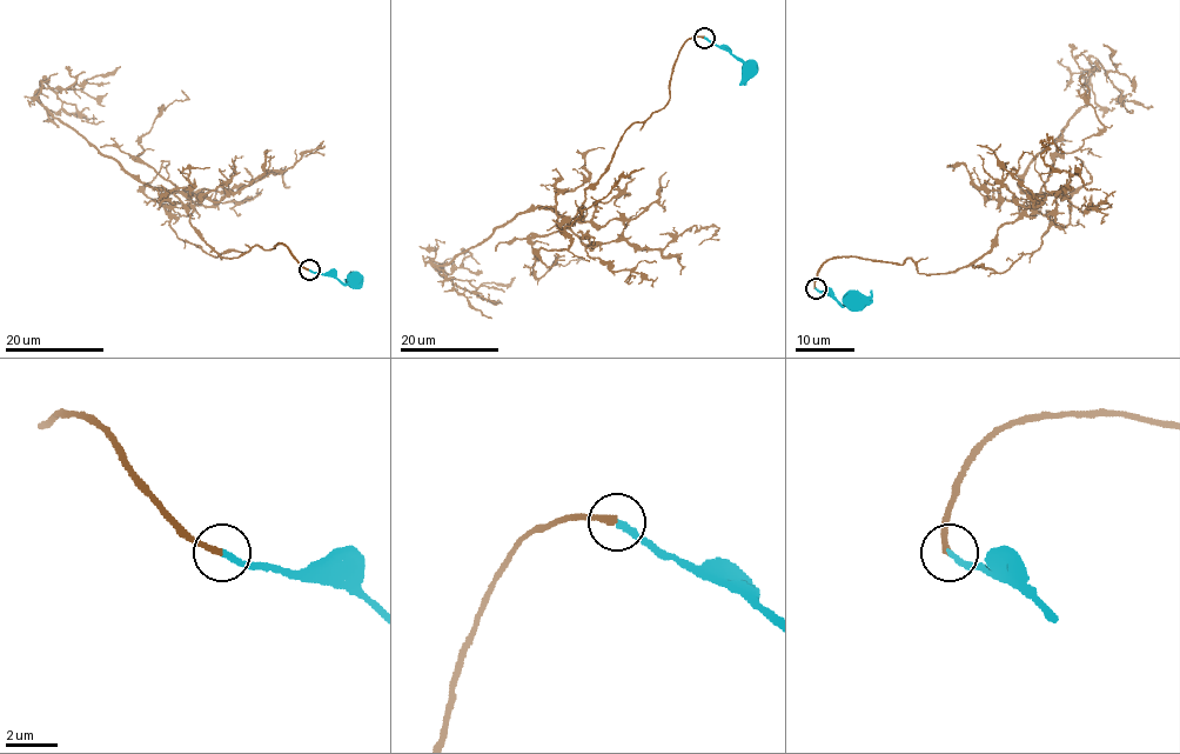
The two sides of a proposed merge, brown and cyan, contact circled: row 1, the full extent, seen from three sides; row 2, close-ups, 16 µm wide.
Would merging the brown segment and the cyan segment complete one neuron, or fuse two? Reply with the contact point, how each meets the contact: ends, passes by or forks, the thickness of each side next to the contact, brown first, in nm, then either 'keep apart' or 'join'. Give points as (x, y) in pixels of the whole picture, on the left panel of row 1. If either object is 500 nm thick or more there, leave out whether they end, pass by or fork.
place (309, 269); brown ends; cyan ends; calibres 240 and 240 nm; join

